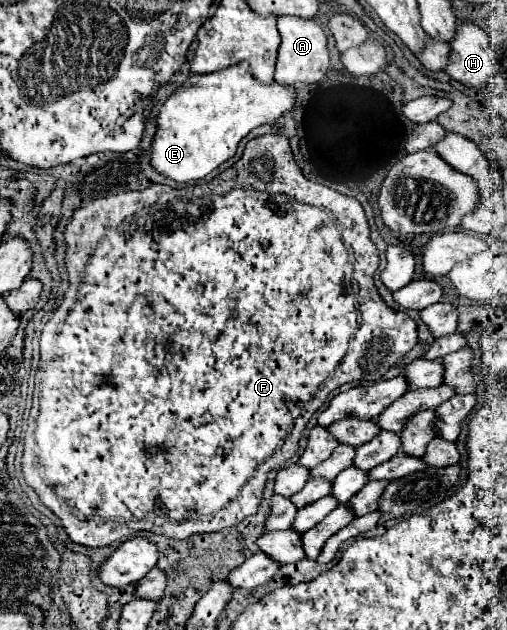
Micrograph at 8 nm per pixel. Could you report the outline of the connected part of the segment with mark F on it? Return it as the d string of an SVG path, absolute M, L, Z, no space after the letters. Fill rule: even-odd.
M270 133L264 137L250 139L246 143L244 155L230 169L218 173L210 183L204 183L202 189L206 191L206 195L226 193L226 191L228 193L214 195L214 197L194 197L192 193L188 195L186 189L172 189L168 185L150 185L144 191L122 191L108 197L100 197L100 199L90 201L88 205L74 209L74 215L68 227L64 229L66 271L68 271L70 287L64 293L64 301L60 307L45 324L39 339L40 369L36 378L40 382L37 382L35 386L33 404L25 432L22 477L28 487L32 487L34 491L40 491L38 495L40 495L42 505L48 507L56 517L60 517L68 539L74 541L76 545L106 547L124 537L128 539L138 531L152 531L158 535L184 539L194 533L212 533L212 531L220 531L220 529L240 523L244 517L256 513L262 501L262 489L264 489L266 477L254 475L254 471L258 471L258 467L264 467L264 469L270 467L266 465L266 459L274 455L276 447L286 435L288 436L282 441L282 445L278 447L274 455L274 467L280 467L282 463L292 459L298 447L298 439L300 439L300 431L294 431L294 429L296 427L304 429L304 423L308 423L308 417L302 417L302 413L306 413L306 409L314 405L314 397L318 397L318 393L326 397L330 391L350 381L380 379L380 373L386 373L418 343L416 323L406 313L390 309L380 299L372 283L372 275L378 267L378 253L376 253L374 243L370 241L370 227L368 227L362 205L354 197L342 195L326 185L308 181L298 169L298 163L294 161L286 135ZM132 517L134 519L168 519L168 521L156 525L150 521L132 521Z

